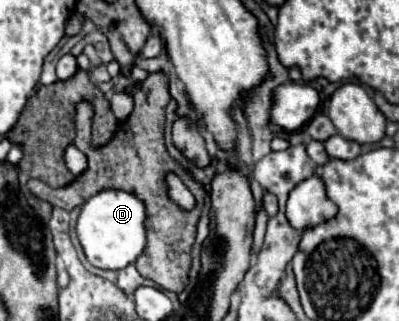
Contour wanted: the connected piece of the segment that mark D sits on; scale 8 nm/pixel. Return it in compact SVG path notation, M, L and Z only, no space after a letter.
M105 189L93 195L79 213L77 235L91 265L99 269L123 269L145 249L145 205L135 193Z

